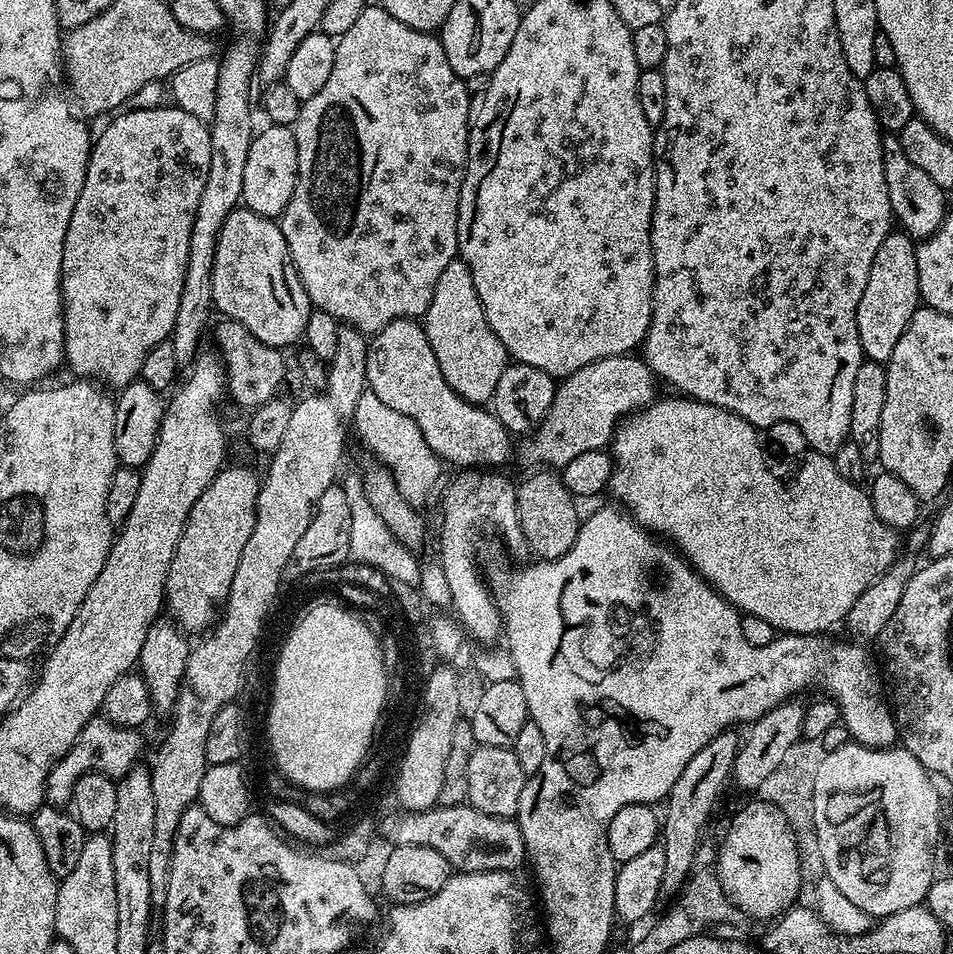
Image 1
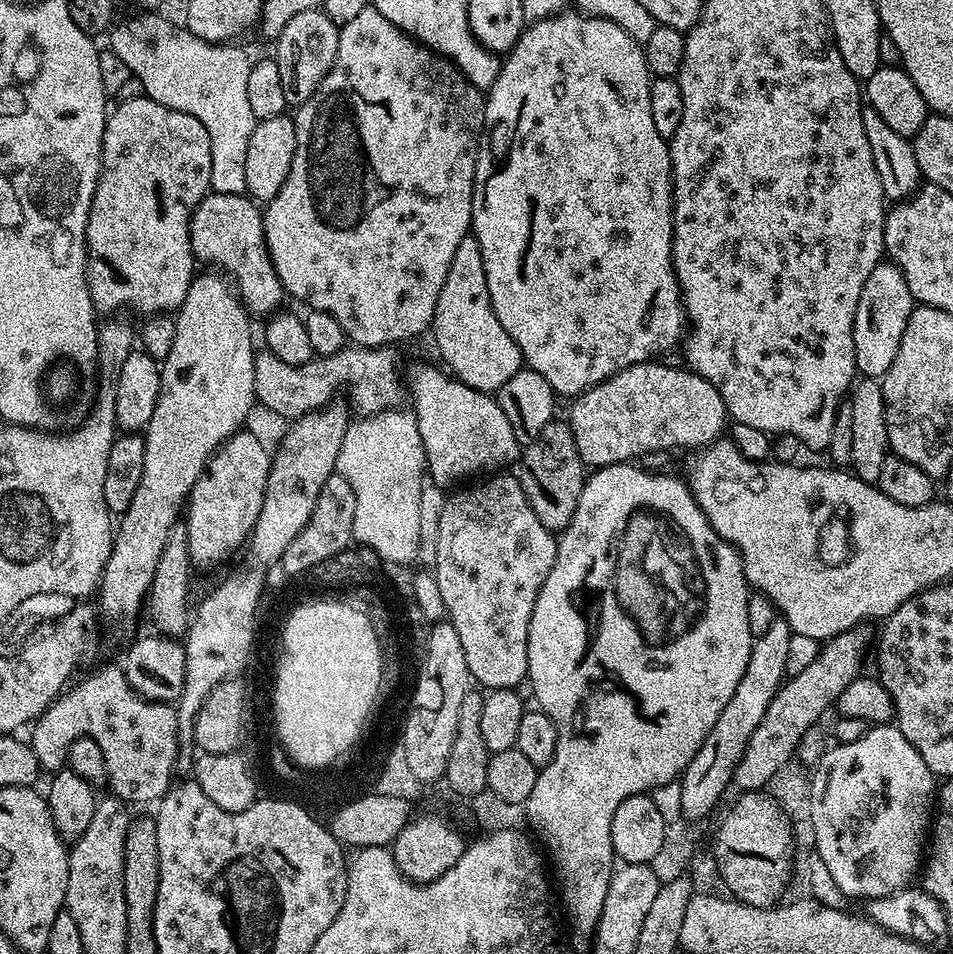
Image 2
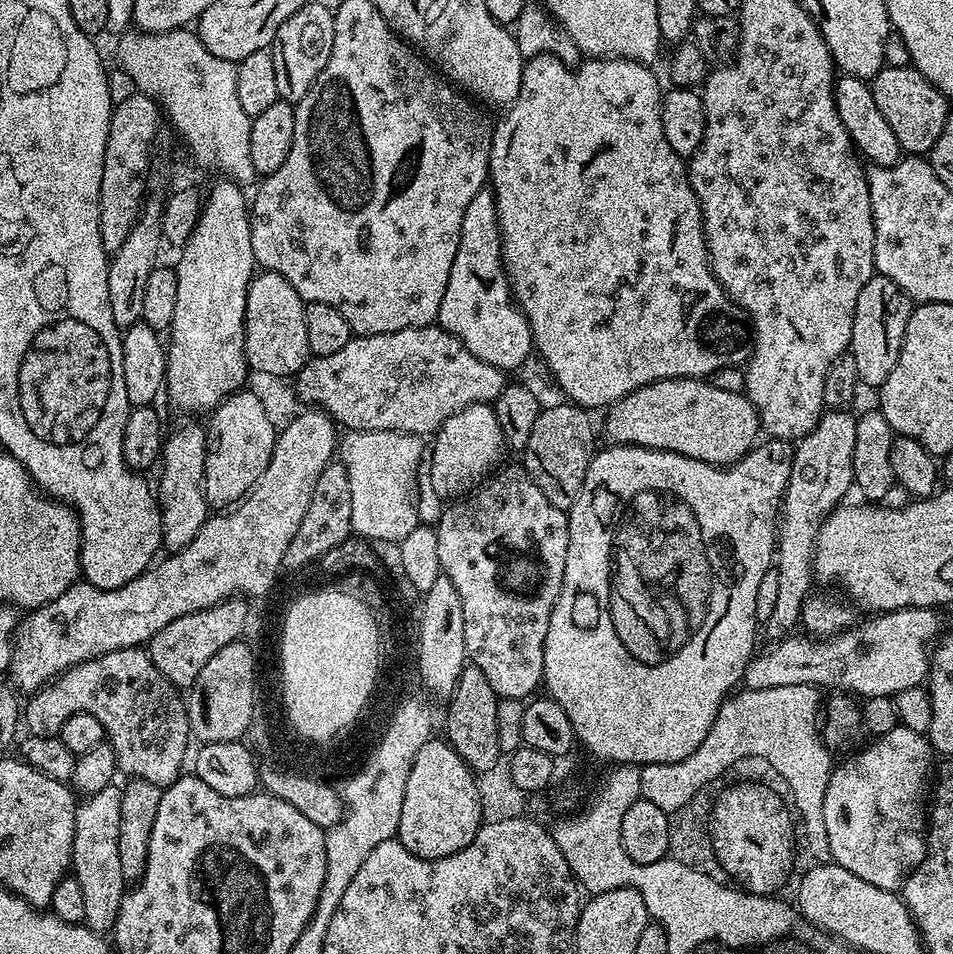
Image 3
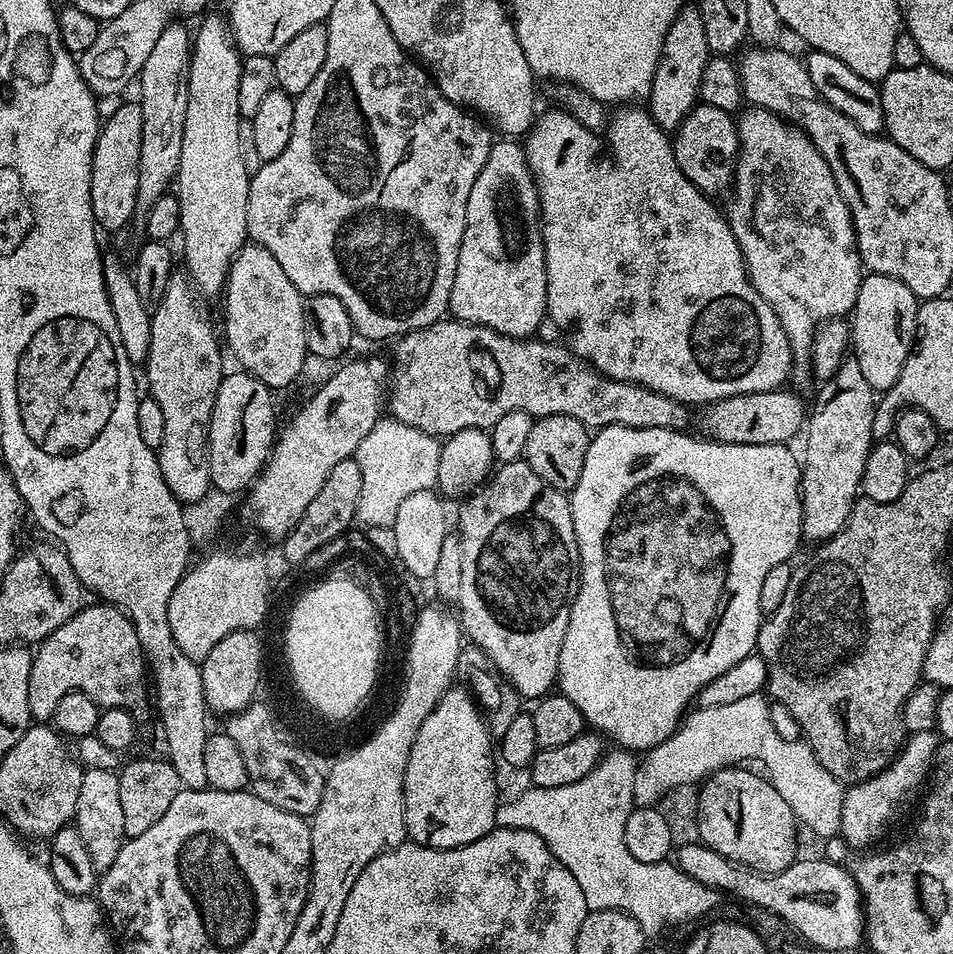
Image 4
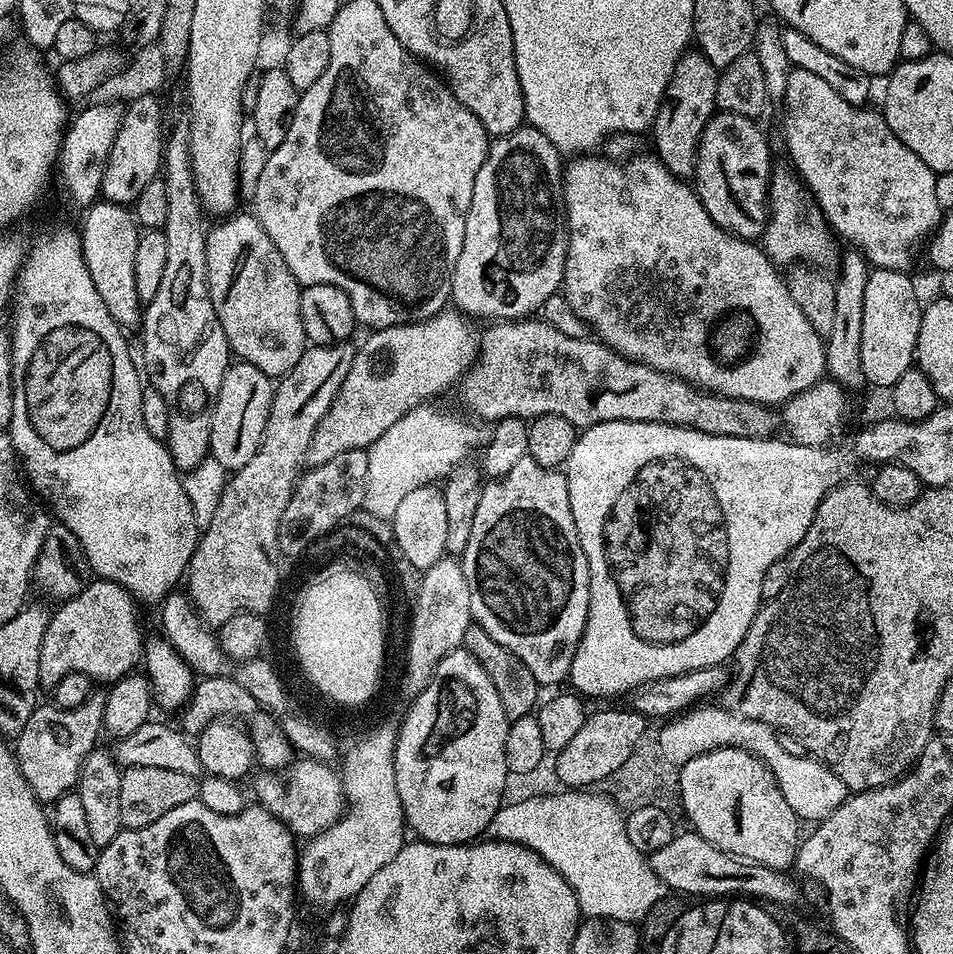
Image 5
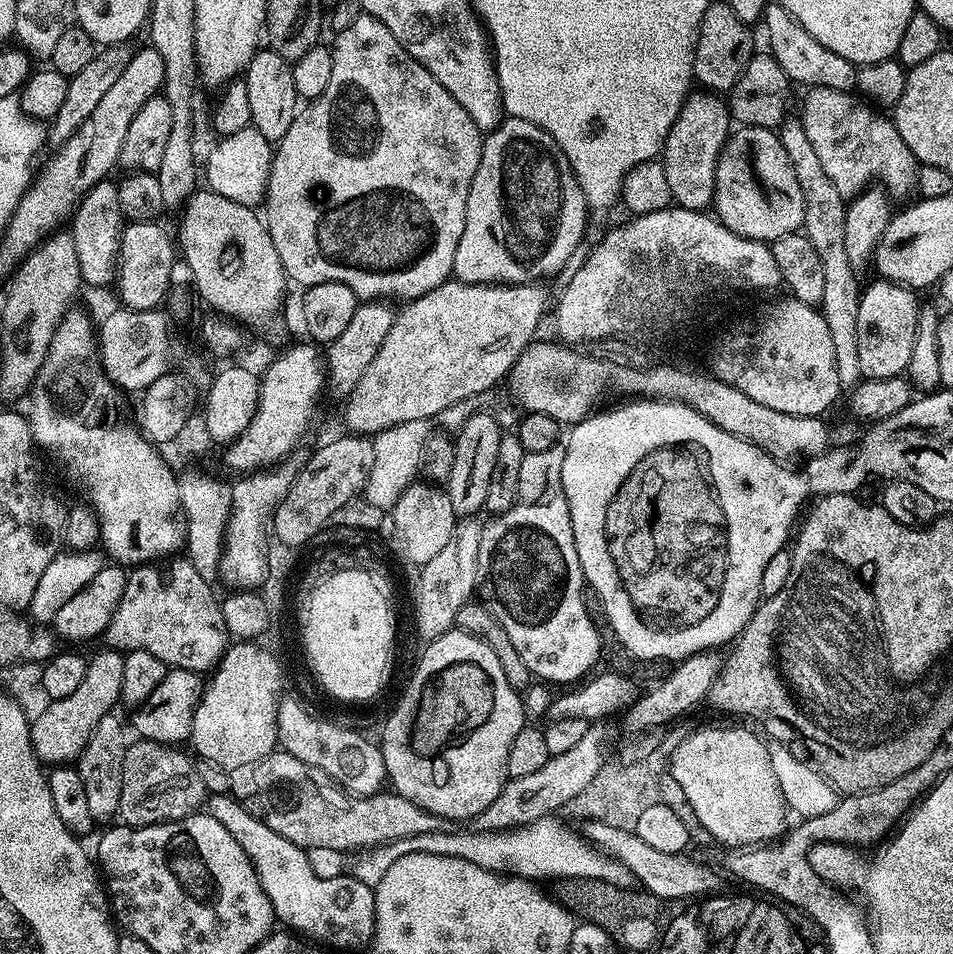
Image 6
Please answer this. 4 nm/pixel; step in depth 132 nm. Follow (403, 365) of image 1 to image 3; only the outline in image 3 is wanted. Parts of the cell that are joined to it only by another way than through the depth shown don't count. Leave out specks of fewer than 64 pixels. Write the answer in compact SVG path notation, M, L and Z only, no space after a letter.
M471 404L446 418L443 426L434 433L435 440L436 449L430 457L430 479L434 481L434 491L445 502L471 493L501 463L500 455L506 452L502 426L498 426L492 404Z

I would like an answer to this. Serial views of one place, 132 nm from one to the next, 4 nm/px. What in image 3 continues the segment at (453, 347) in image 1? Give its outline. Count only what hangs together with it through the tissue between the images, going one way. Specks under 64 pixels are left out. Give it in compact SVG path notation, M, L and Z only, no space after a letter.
M491 191L474 194L470 206L466 206L466 214L462 214L458 254L454 254L450 282L446 294L442 294L442 306L438 306L435 323L458 338L474 358L482 358L482 362L505 374L511 373L511 368L522 367L528 355L533 355L532 331L528 319L514 303L512 285L504 268L500 219L496 213L496 197Z

